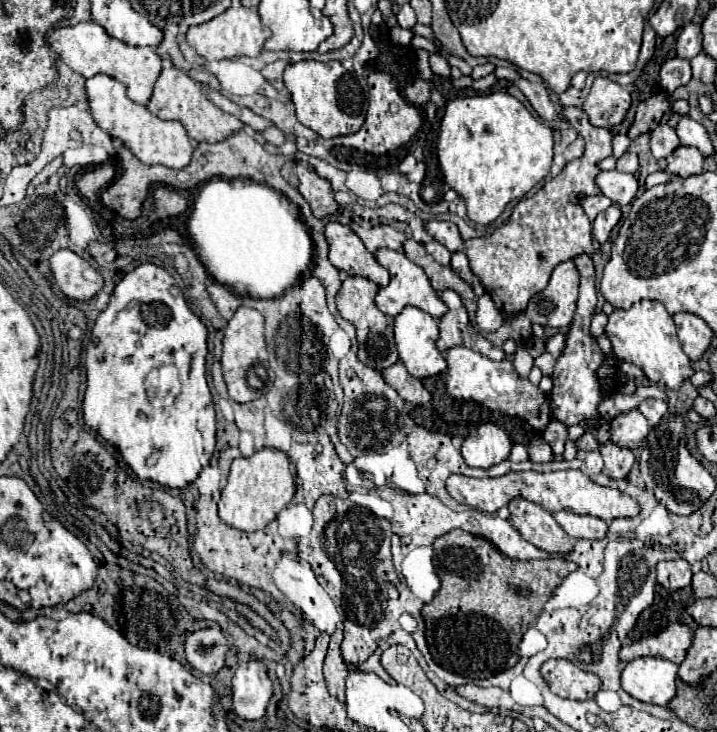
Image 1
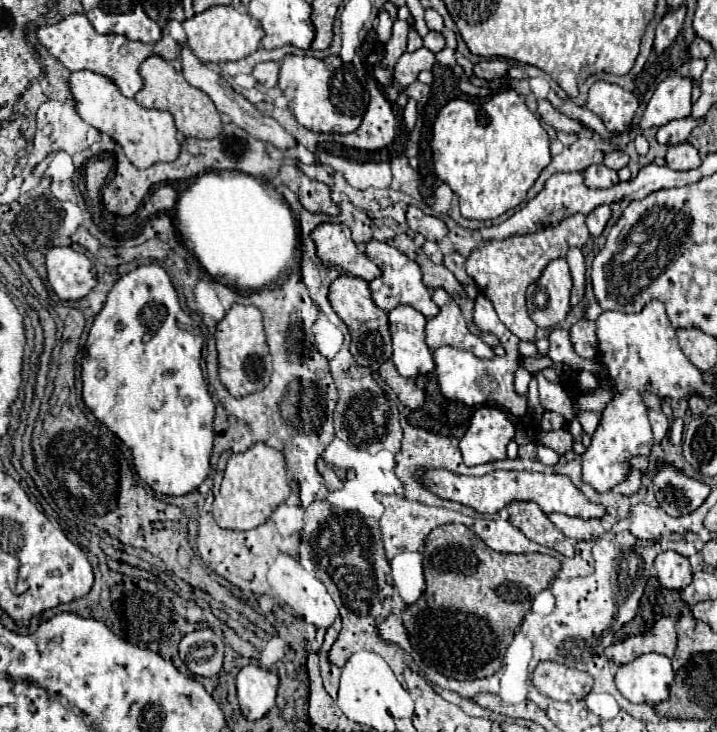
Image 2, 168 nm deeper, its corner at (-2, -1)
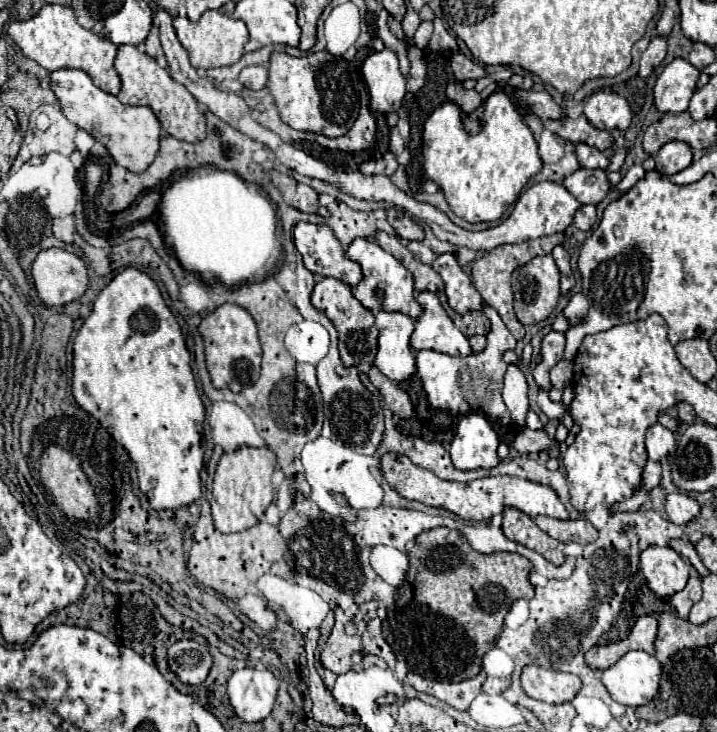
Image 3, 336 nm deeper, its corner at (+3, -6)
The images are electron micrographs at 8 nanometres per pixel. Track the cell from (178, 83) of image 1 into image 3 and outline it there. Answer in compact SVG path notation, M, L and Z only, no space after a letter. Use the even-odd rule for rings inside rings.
M118 45L114 69L118 71L118 77L120 77L120 93L116 97L122 103L150 107L158 117L162 129L180 141L198 143L204 139L206 123L204 123L202 107L196 103L192 93L184 85L176 83L168 75L168 71L162 69L150 55L138 51L138 47L134 45Z

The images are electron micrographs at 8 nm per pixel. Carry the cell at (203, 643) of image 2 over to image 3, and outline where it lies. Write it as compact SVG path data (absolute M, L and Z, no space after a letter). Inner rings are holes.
M180 639L168 649L168 667L182 683L200 685L212 667L212 655L204 643Z

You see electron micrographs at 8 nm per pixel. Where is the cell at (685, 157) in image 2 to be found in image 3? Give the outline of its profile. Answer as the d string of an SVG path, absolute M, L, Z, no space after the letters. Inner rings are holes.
M670 141L660 147L660 151L654 155L654 161L660 173L676 175L692 163L692 149L686 143Z

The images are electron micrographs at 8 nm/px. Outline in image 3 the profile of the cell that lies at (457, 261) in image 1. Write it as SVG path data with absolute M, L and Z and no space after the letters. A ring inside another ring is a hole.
M450 253L438 255L432 263L432 269L442 277L442 281L446 285L448 305L456 313L468 313L474 309L482 309L480 293L476 291L470 277L462 271L462 267L454 259L454 255L450 255Z

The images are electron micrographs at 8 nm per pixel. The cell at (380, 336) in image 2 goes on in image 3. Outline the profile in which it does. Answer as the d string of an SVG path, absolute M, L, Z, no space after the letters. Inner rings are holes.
M326 277L314 285L310 301L318 311L324 311L326 317L334 323L338 331L338 351L344 365L350 367L358 363L372 363L372 359L376 357L376 335L378 335L374 327L374 315L356 301L352 289L338 279Z

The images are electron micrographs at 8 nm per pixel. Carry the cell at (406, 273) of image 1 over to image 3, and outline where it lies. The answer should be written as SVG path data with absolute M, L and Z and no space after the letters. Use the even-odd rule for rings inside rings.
M354 239L350 247L346 249L346 257L356 261L362 267L362 281L352 289L354 297L372 313L378 311L400 311L404 315L410 315L416 319L422 311L422 307L414 299L414 281L410 271L390 253L386 253L380 245L376 245L370 239Z

